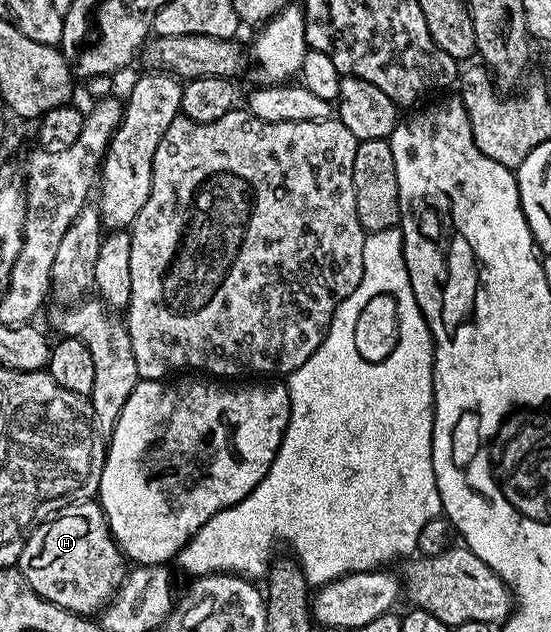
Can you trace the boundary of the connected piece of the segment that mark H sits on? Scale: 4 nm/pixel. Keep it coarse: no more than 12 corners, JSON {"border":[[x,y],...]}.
{"border":[[95,499],[28,535],[18,571],[38,595],[96,614],[126,557]]}

